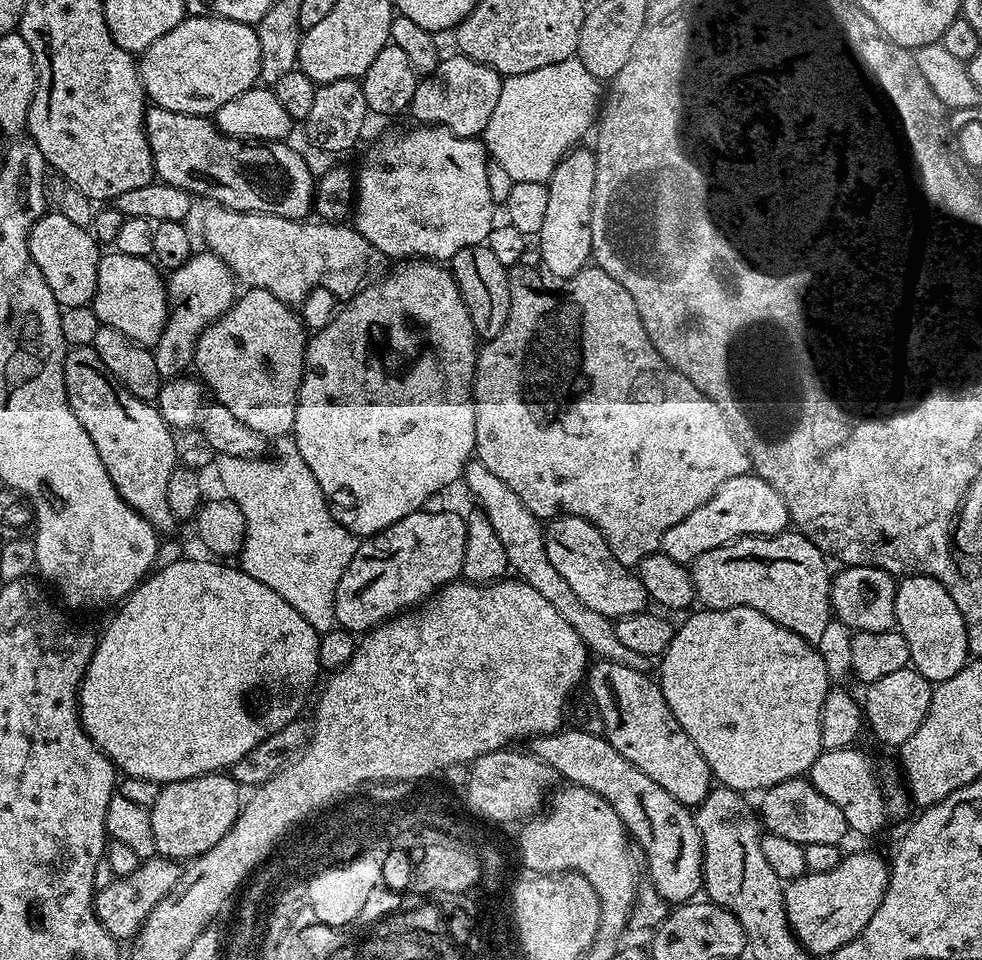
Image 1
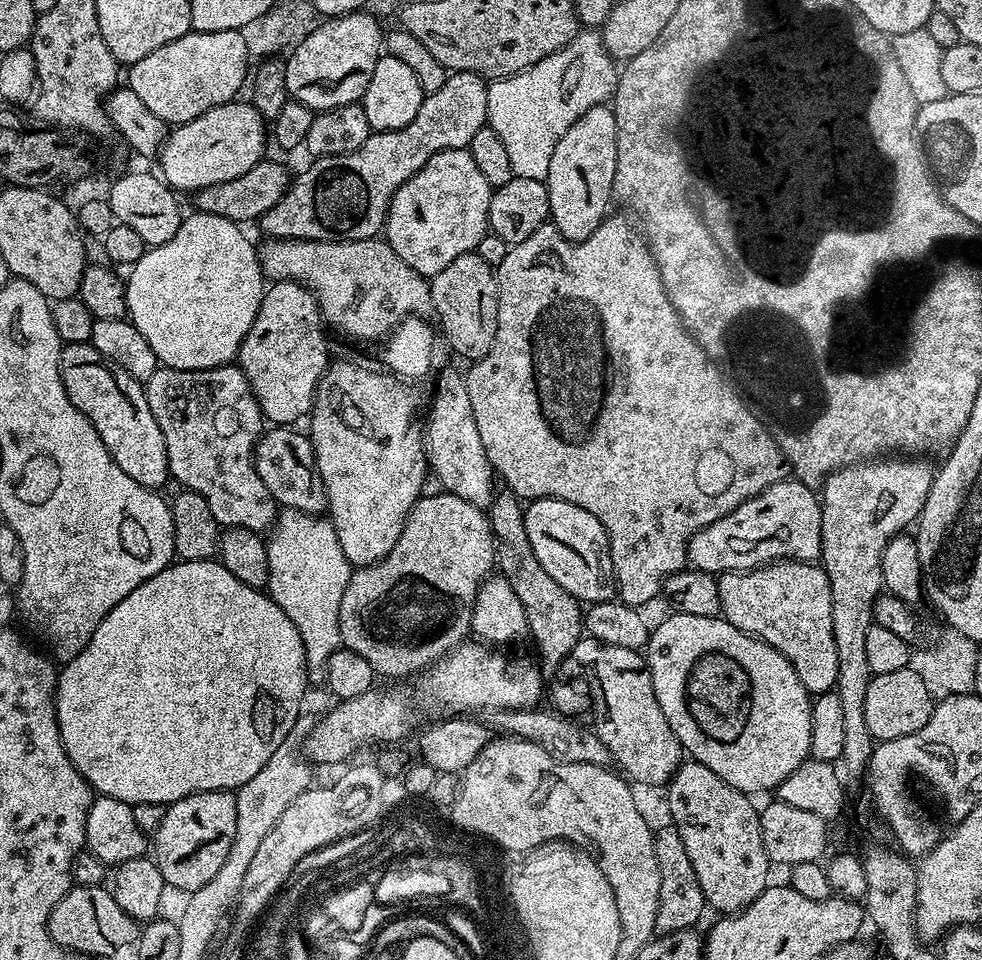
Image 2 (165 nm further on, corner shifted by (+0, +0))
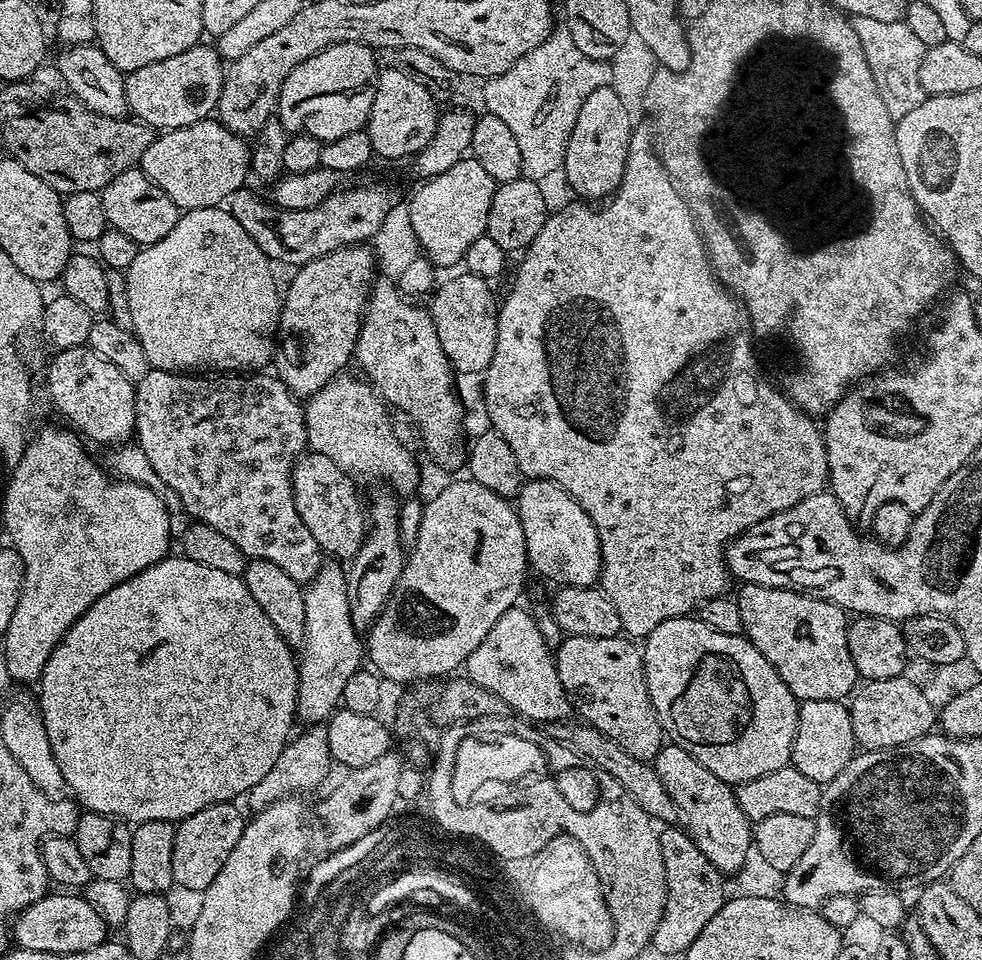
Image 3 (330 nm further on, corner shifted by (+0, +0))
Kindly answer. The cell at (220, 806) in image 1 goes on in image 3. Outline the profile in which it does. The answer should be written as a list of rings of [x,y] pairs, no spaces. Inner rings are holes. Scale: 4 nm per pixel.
[[[235,803],[206,806],[206,810],[198,810],[198,814],[190,814],[190,818],[176,824],[174,838],[174,881],[182,887],[203,892],[218,878],[218,870],[230,858],[230,850],[238,846],[238,838],[242,838],[242,830],[246,816],[236,809]]]

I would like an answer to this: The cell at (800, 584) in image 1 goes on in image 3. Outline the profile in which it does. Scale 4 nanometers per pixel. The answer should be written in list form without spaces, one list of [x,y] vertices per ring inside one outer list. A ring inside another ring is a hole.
[[[741,583],[739,587],[740,593],[735,593],[734,599],[742,614],[743,635],[764,655],[766,662],[770,662],[770,666],[778,670],[778,678],[786,682],[797,701],[844,700],[853,695],[858,677],[848,645],[850,620],[843,608],[823,595],[796,592],[792,588],[771,588],[745,583]]]

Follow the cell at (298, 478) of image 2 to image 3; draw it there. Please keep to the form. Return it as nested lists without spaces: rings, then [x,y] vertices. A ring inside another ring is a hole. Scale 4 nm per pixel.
[[[309,451],[297,459],[296,467],[292,469],[292,497],[294,506],[298,506],[298,514],[302,522],[306,522],[306,530],[314,534],[314,542],[318,542],[321,553],[330,555],[340,562],[350,562],[358,554],[364,541],[366,531],[366,504],[360,501],[356,488],[352,485],[353,477],[338,466],[326,454]]]

